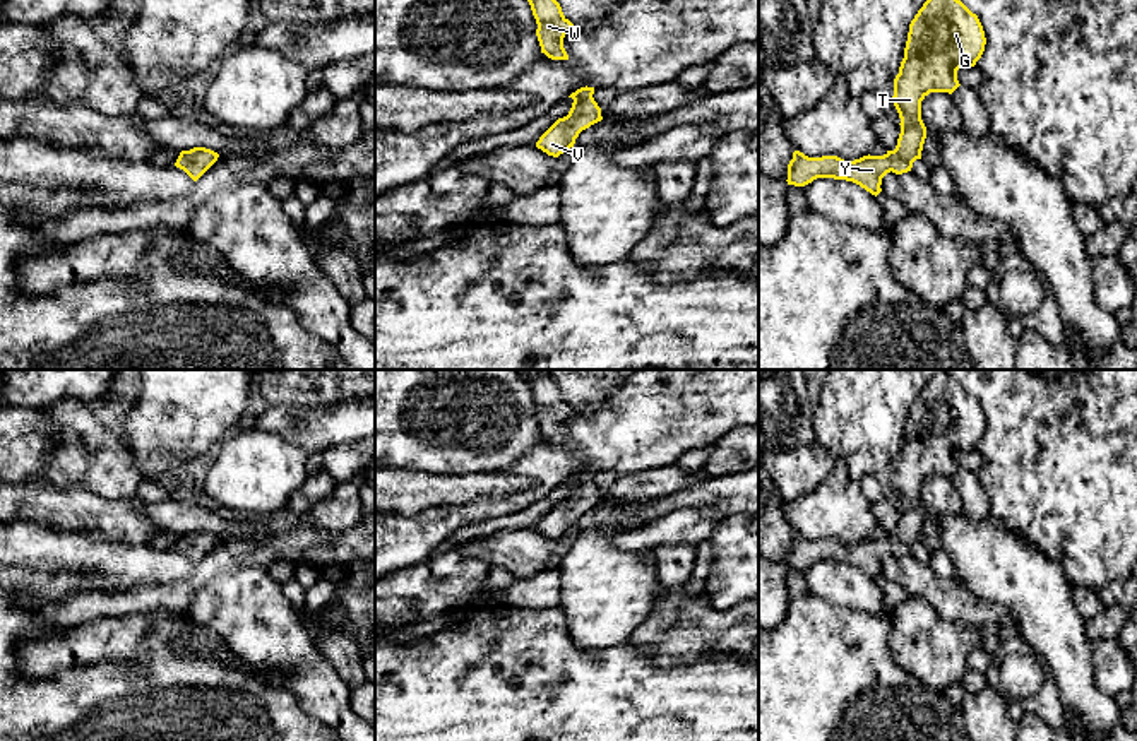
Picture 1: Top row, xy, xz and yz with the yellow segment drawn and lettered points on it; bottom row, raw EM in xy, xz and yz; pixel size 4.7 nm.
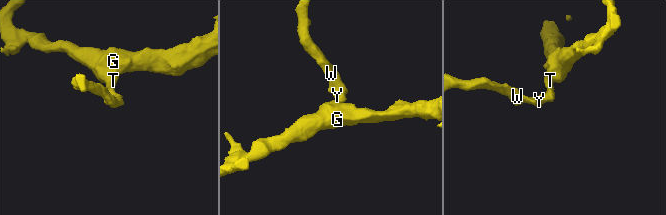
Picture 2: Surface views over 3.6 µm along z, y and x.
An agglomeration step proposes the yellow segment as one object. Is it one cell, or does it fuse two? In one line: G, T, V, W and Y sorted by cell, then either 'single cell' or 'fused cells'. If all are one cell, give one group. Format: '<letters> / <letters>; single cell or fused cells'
G T V W Y; single cell

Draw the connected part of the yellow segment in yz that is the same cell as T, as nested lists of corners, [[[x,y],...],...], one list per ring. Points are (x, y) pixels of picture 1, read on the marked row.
[[[926,0],[909,24],[904,58],[894,79],[892,103],[901,118],[896,149],[854,161],[808,157],[795,151],[788,164],[788,185],[805,187],[817,178],[834,178],[853,181],[877,197],[887,173],[908,173],[921,159],[926,139],[921,101],[930,92],[952,94],[961,86],[957,70],[974,67],[985,44],[978,15],[961,0]]]

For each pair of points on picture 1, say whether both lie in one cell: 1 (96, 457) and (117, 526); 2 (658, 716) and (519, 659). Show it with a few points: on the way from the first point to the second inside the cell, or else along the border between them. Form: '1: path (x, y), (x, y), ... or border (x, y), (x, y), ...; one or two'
1: border (71, 485), (81, 485), (105, 498), (134, 495); two
2: path (624, 716), (574, 716), (552, 693); one

